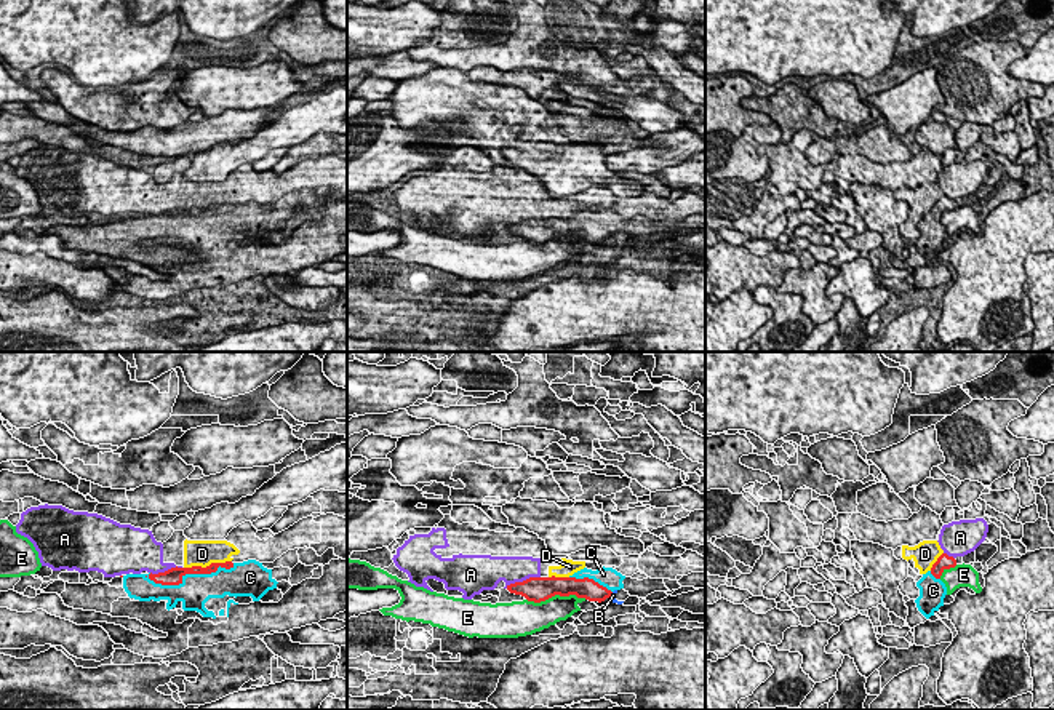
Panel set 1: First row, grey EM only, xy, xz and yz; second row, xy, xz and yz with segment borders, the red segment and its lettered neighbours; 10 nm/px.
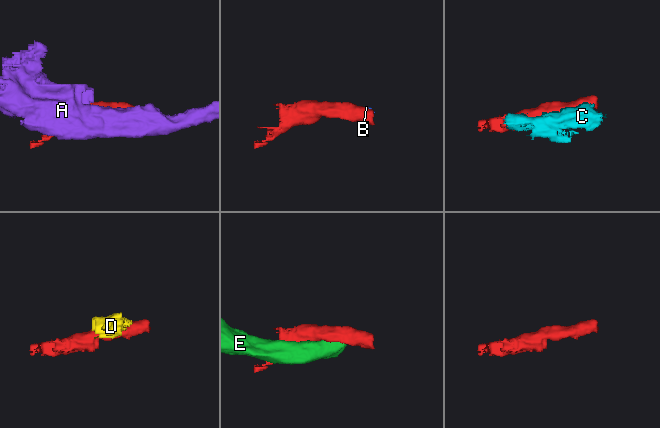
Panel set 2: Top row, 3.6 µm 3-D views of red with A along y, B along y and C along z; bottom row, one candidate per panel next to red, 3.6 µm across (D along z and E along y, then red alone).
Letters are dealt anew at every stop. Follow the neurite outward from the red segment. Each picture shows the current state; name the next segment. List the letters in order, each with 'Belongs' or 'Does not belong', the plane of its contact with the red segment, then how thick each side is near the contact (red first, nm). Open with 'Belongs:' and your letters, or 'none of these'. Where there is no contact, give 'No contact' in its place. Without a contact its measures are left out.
Belongs: C
A: Does not belong. Touches red in xz. Thickness 260 nm (red) against 280 nm
B: Does not belong. Touches red in xz. Thickness 200 nm (red) against 60 nm
C: Belongs. Touches red in xy. Thickness 170 nm (red) against 320 nm
D: Does not belong. Touches red in xy. Thickness 100 nm (red) against 260 nm
E: Does not belong. Touches red in xz. Thickness 260 nm (red) against 260 nm

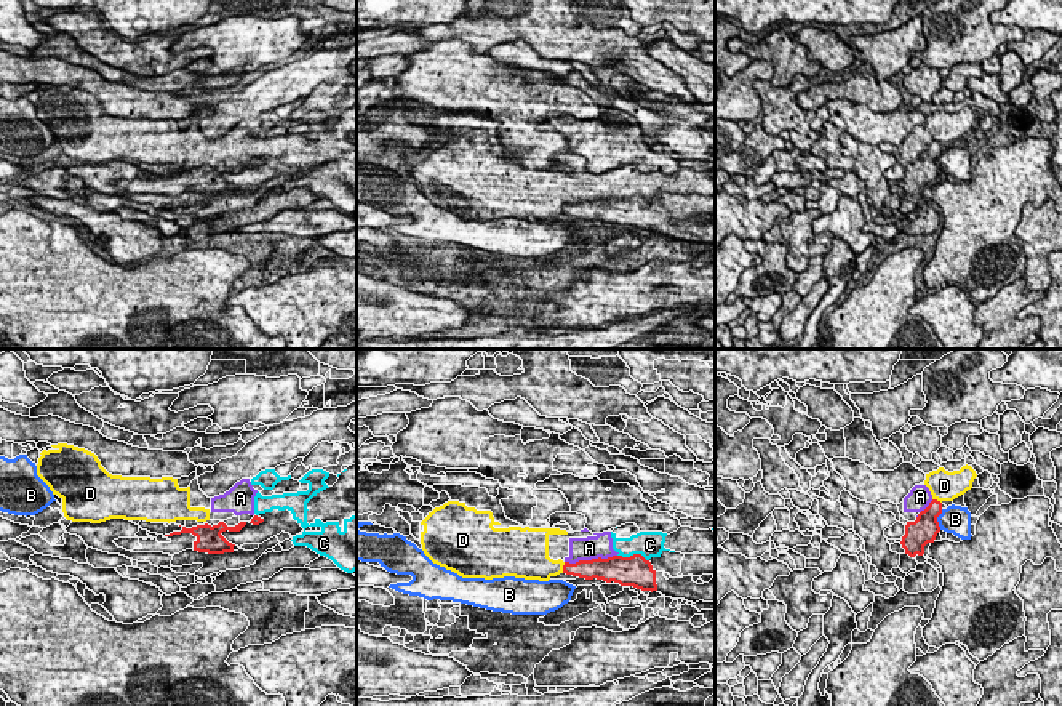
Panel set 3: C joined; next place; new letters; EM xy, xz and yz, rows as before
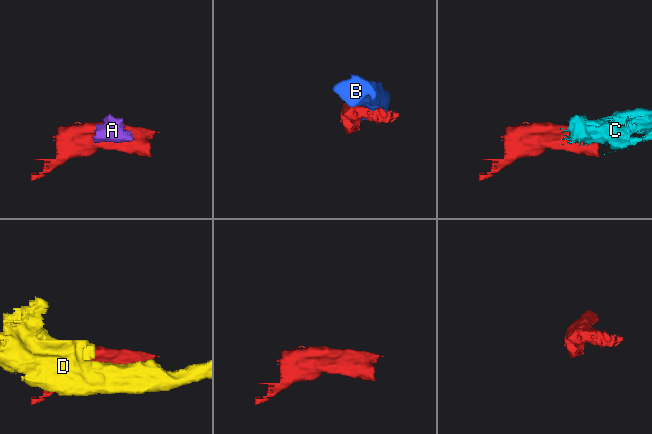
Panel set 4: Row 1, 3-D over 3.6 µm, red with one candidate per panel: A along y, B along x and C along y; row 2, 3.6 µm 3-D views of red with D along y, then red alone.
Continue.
Belongs: none of these
A: Does not belong. Touches red in xz. Thickness 260 nm (red) against 240 nm
B: Does not belong. Touches red in yz. Thickness 280 nm (red) against 280 nm
C: Does not belong. Touches red in xz. Thickness 320 nm (red) against 260 nm
D: Does not belong. Touches red in xz. Thickness 190 nm (red) against 280 nm

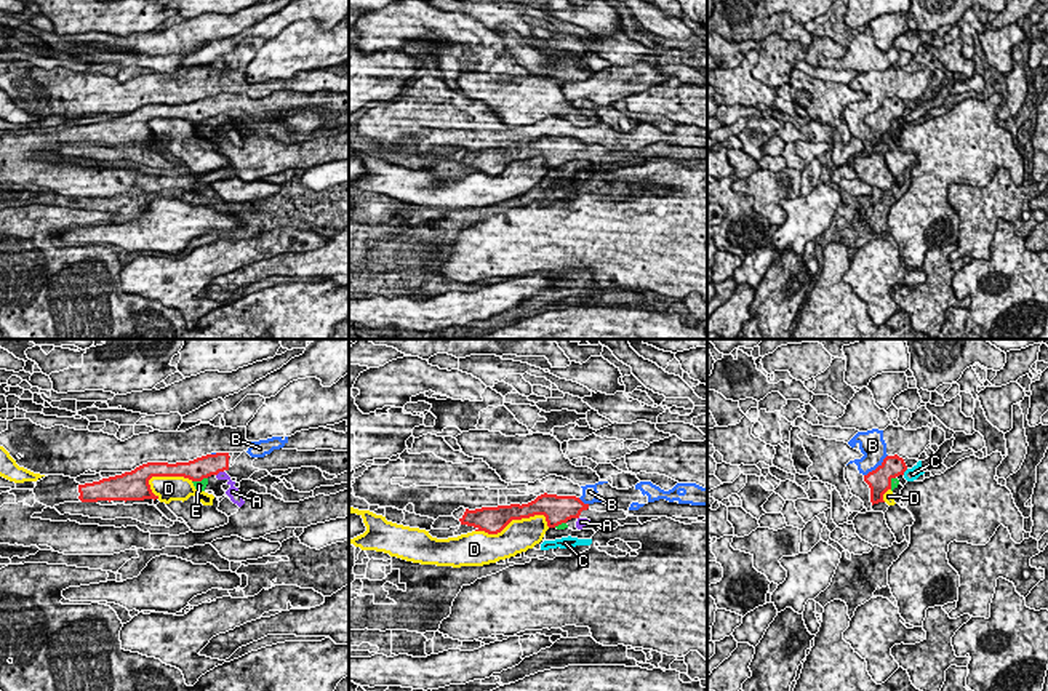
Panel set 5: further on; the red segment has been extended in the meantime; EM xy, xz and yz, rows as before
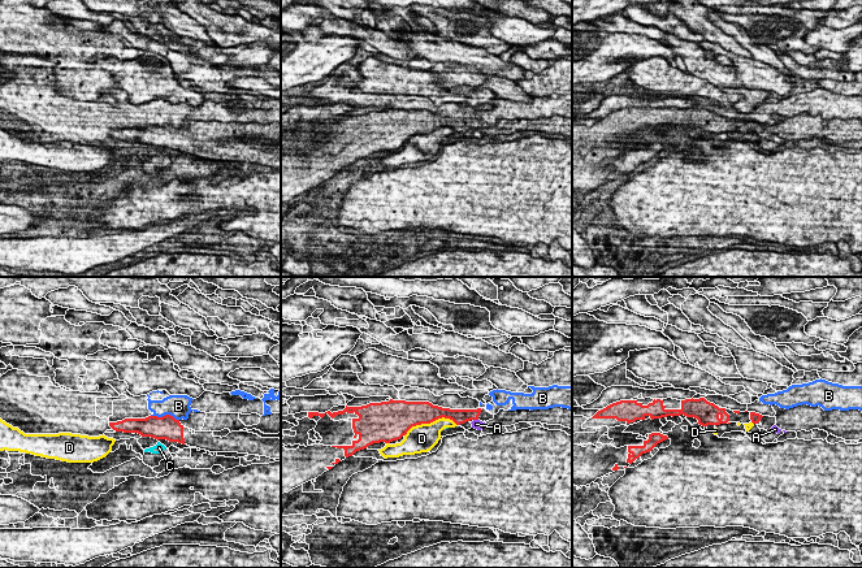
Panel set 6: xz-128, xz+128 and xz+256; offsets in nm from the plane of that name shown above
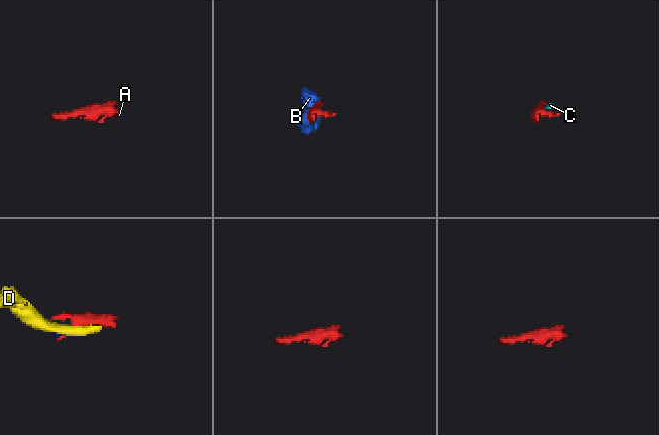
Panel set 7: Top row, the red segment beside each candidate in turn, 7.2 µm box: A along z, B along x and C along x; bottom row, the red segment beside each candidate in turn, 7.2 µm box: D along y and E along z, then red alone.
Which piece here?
Belongs: none of these
A: Does not belong. Touches red in xy. Thickness 220 nm (red) against 120 nm
B: Does not belong. Touches red in yz. Thickness 240 nm (red) against 260 nm
C: Does not belong. Touches red in yz. Thickness 220 nm (red) against 130 nm
D: Does not belong. Touches red in xz. Thickness 280 nm (red) against 320 nm
E: Does not belong. Touches red in xy. Thickness 220 nm (red) against 100 nm

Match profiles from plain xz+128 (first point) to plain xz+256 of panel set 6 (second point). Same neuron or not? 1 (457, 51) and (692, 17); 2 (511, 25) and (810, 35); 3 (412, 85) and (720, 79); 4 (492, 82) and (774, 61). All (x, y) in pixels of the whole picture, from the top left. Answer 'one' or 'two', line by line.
1: two
2: one
3: two
4: two

